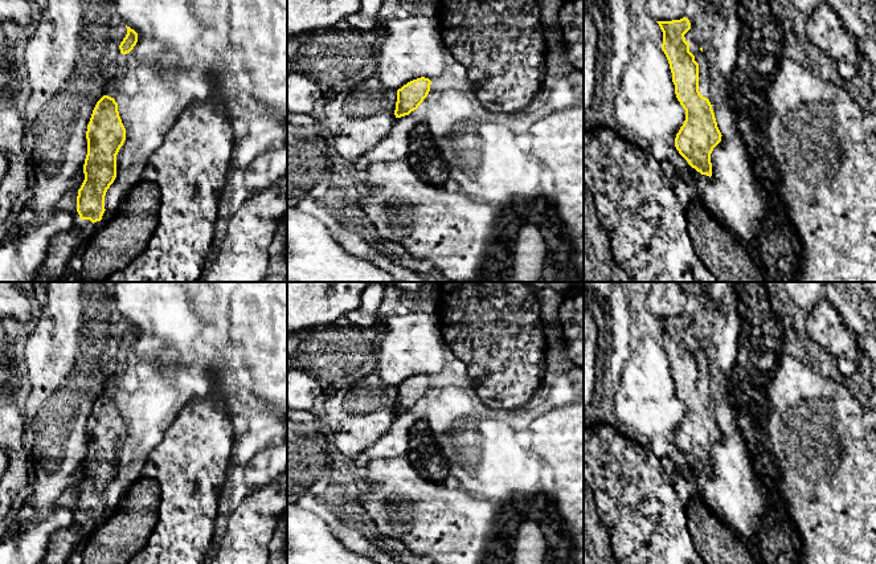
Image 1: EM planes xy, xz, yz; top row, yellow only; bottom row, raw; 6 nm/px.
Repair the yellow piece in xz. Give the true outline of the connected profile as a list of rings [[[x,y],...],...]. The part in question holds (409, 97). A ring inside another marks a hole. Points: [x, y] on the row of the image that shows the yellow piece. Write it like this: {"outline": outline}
{"outline": [[[421,77],[413,79],[397,90],[394,115],[401,118],[417,110],[430,91],[431,81]]]}

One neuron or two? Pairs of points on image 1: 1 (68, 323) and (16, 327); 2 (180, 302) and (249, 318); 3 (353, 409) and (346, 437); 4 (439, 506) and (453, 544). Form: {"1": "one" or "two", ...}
{"1": "two", "2": "two", "3": "one", "4": "one"}

